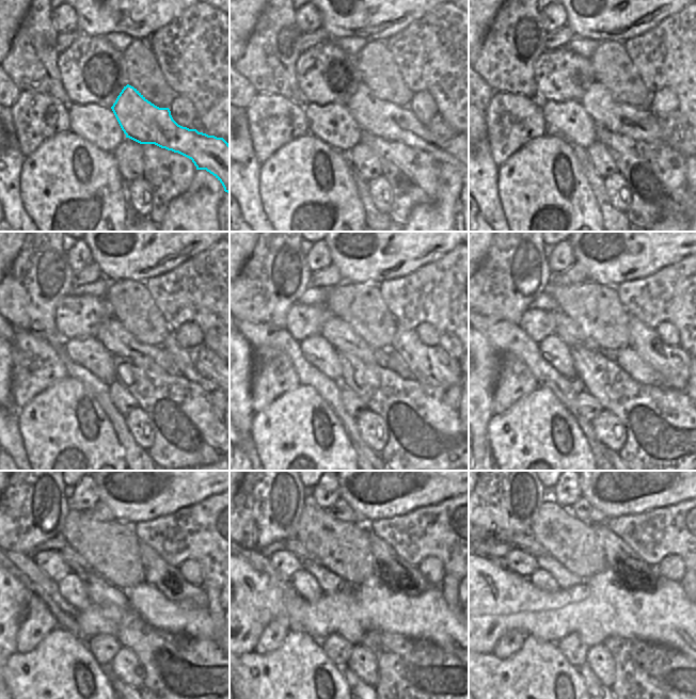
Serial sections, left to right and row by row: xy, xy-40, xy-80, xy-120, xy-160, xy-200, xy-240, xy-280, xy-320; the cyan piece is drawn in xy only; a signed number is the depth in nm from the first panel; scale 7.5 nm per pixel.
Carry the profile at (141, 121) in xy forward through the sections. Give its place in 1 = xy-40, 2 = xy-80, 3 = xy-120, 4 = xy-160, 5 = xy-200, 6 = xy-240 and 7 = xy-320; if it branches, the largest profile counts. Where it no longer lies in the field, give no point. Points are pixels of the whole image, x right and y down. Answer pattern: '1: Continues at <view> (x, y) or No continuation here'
1: Continues at xy-40 (390, 122)
2: Continues at xy-80 (639, 124)
3: Continues at xy-120 (115, 338)
4: Continues at xy-160 (338, 334)
5: Continues at xy-200 (571, 333)
6: Continues at xy-240 (77, 564)
7: Continues at xy-320 (524, 542)

